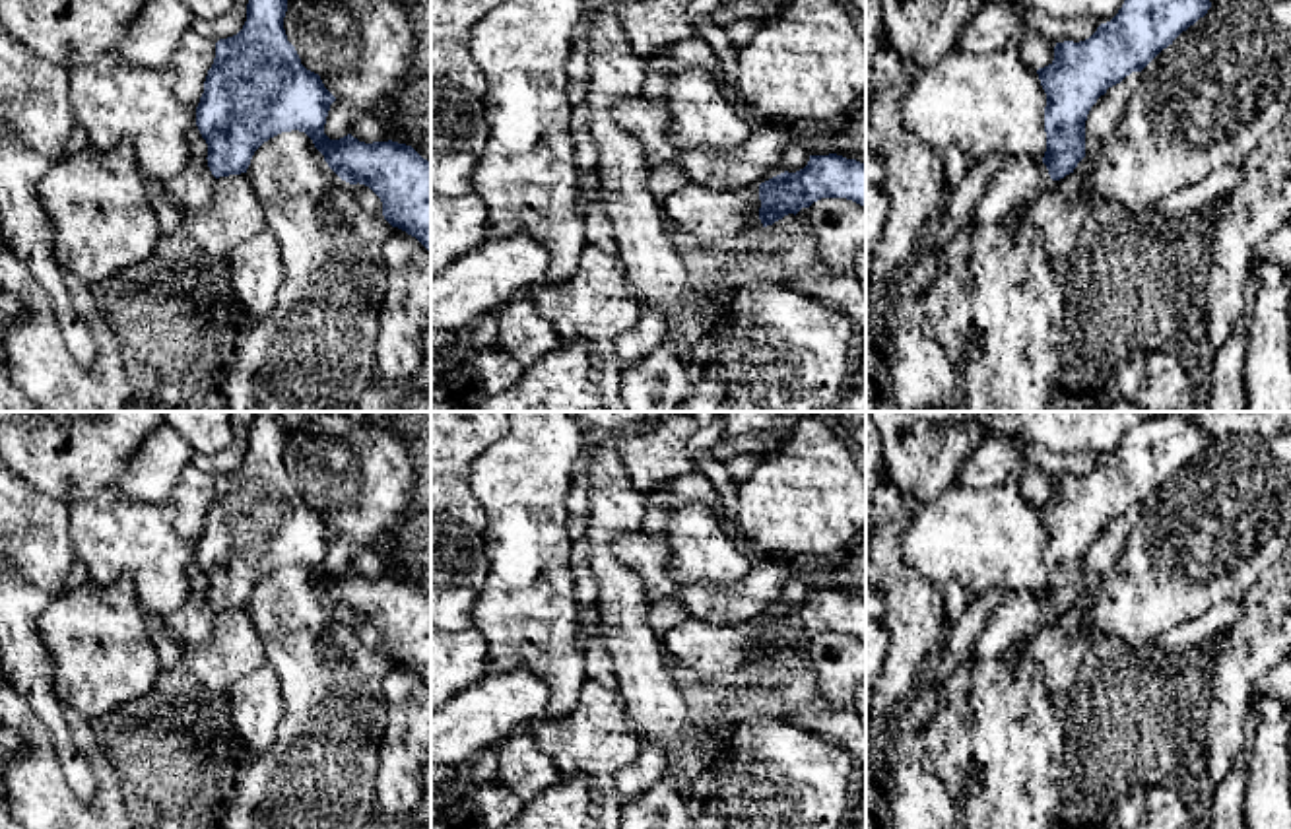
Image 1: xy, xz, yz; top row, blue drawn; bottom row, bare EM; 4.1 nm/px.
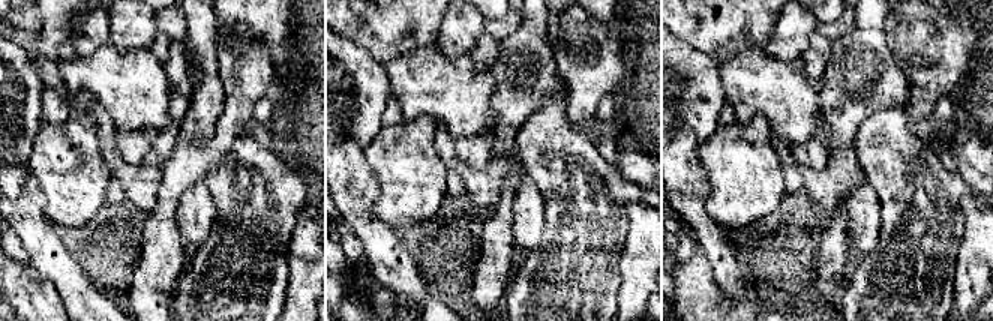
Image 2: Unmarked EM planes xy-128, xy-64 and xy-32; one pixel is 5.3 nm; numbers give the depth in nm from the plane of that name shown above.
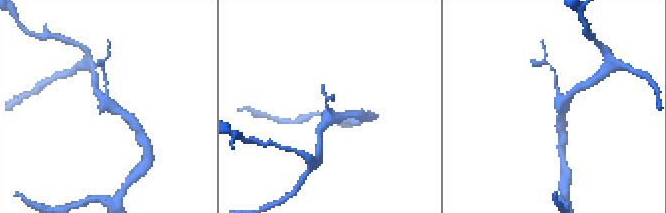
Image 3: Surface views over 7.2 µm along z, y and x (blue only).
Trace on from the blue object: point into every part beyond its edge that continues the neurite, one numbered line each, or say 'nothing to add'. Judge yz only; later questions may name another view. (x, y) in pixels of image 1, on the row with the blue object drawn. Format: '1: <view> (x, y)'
1: yz (1022, 179)

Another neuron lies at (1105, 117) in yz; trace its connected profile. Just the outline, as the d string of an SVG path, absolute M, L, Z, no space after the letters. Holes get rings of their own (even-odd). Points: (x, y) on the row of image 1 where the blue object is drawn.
M1132 72L1120 83L1107 89L1097 99L1085 120L1085 157L1095 159L1101 153L1103 140L1118 132L1126 109L1140 83L1140 74Z

